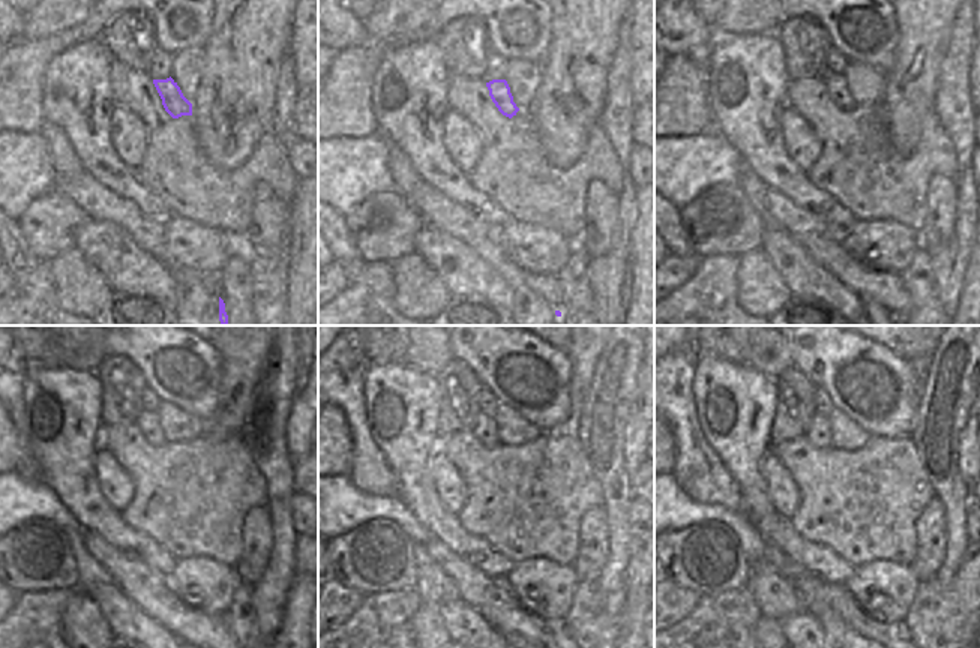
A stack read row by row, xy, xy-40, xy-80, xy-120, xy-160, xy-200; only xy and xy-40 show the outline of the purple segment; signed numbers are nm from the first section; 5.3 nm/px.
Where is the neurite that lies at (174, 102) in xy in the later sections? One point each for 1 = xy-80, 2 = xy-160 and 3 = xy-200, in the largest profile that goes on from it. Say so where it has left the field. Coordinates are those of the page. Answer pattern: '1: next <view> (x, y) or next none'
1: next xy-80 (836, 89)
2: next xy-160 (483, 428)
3: next xy-200 (818, 432)

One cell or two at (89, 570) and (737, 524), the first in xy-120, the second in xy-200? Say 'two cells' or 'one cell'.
two cells

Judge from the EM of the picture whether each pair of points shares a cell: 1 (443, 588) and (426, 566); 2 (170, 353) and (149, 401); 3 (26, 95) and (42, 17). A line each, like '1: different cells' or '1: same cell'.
1: same cell
2: different cells
3: different cells

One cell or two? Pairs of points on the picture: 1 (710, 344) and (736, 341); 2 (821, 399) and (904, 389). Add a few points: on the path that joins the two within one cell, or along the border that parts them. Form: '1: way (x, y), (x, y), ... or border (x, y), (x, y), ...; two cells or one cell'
1: way (716, 341), (730, 341); one cell
2: border (817, 386), (824, 390), (835, 408); two cells

